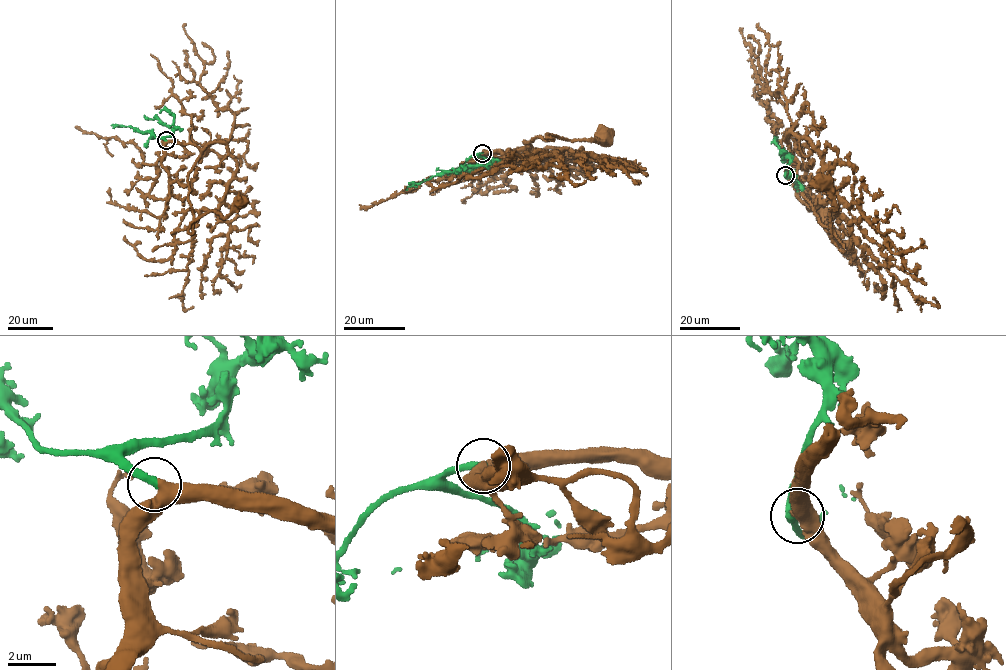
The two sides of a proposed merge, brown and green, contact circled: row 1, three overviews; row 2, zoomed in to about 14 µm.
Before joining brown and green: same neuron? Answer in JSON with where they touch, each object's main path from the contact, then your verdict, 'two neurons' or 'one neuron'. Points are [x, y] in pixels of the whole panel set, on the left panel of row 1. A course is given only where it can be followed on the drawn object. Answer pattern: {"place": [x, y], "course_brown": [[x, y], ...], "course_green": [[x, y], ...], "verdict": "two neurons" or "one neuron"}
{"place": [166, 140], "course_brown": [[166, 141], [200, 151], [187, 182], [190, 234], [190, 225], [209, 212], [226, 217], [241, 204]], "course_green": [[166, 141], [128, 126], [112, 126]], "verdict": "one neuron"}

